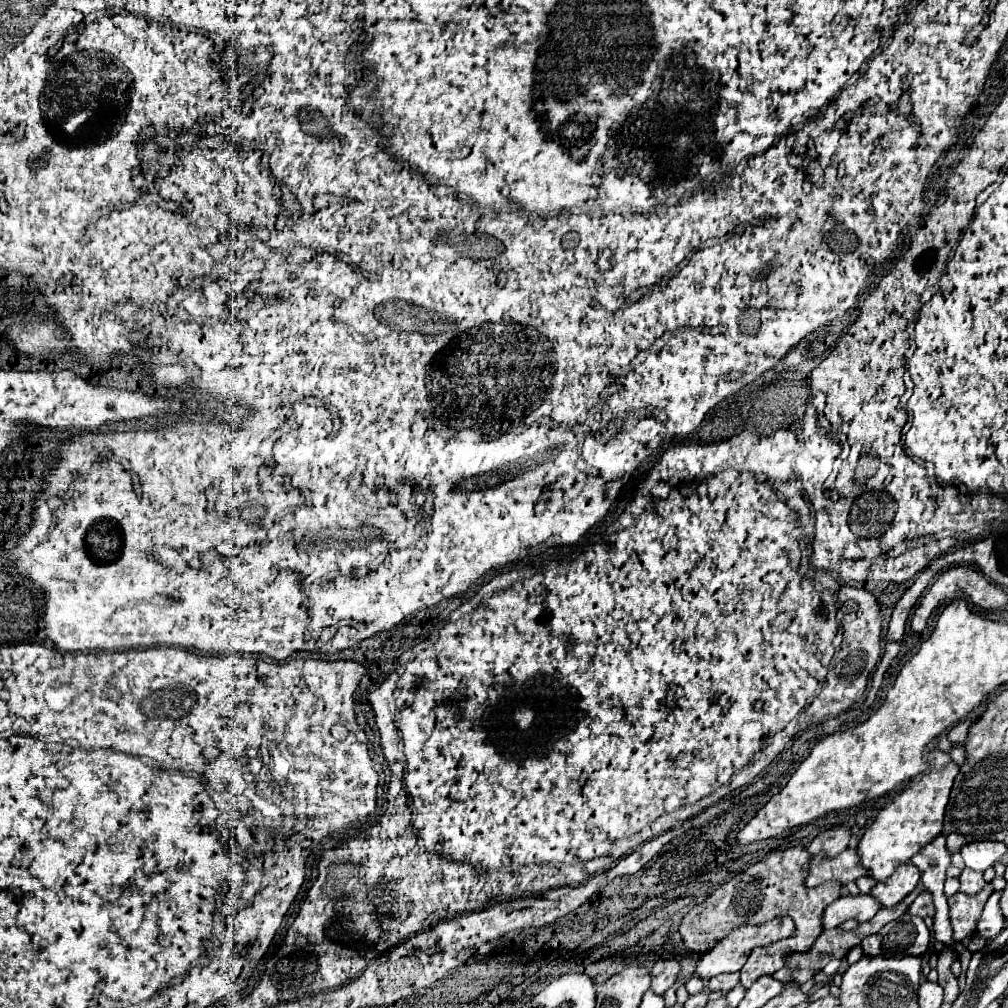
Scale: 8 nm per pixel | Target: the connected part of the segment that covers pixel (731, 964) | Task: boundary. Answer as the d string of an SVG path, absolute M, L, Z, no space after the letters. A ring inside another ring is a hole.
M786 916L775 918L761 925L742 925L738 929L734 929L734 933L730 933L730 937L722 939L714 949L710 949L708 953L704 953L700 957L700 963L696 967L696 975L700 975L702 979L710 979L716 977L720 973L732 973L732 971L740 971L750 955L750 951L754 947L768 946L779 940L788 938L795 931L793 920Z

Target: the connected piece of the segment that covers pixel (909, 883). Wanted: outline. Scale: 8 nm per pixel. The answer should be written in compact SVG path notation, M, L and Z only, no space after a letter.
M900 863L896 867L896 871L892 873L892 877L888 877L886 881L880 881L872 887L870 895L882 907L892 907L892 905L900 903L908 893L912 893L916 889L918 881L920 881L918 867L912 863Z

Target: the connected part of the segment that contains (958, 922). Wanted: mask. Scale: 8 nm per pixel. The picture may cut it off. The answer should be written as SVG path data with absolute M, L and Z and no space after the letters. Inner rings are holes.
M988 885L986 889L982 889L982 893L974 895L974 897L966 897L964 893L954 893L952 897L948 897L948 905L950 905L950 923L954 929L954 941L962 941L966 935L972 935L978 923L978 917L984 909L986 899L990 897L992 887Z

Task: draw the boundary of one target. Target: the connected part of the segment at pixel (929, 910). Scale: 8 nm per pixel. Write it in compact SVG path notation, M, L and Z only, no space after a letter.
M924 891L918 895L918 897L914 900L914 903L910 905L910 909L908 909L912 915L920 915L922 918L934 917L936 911L932 901L932 895Z

